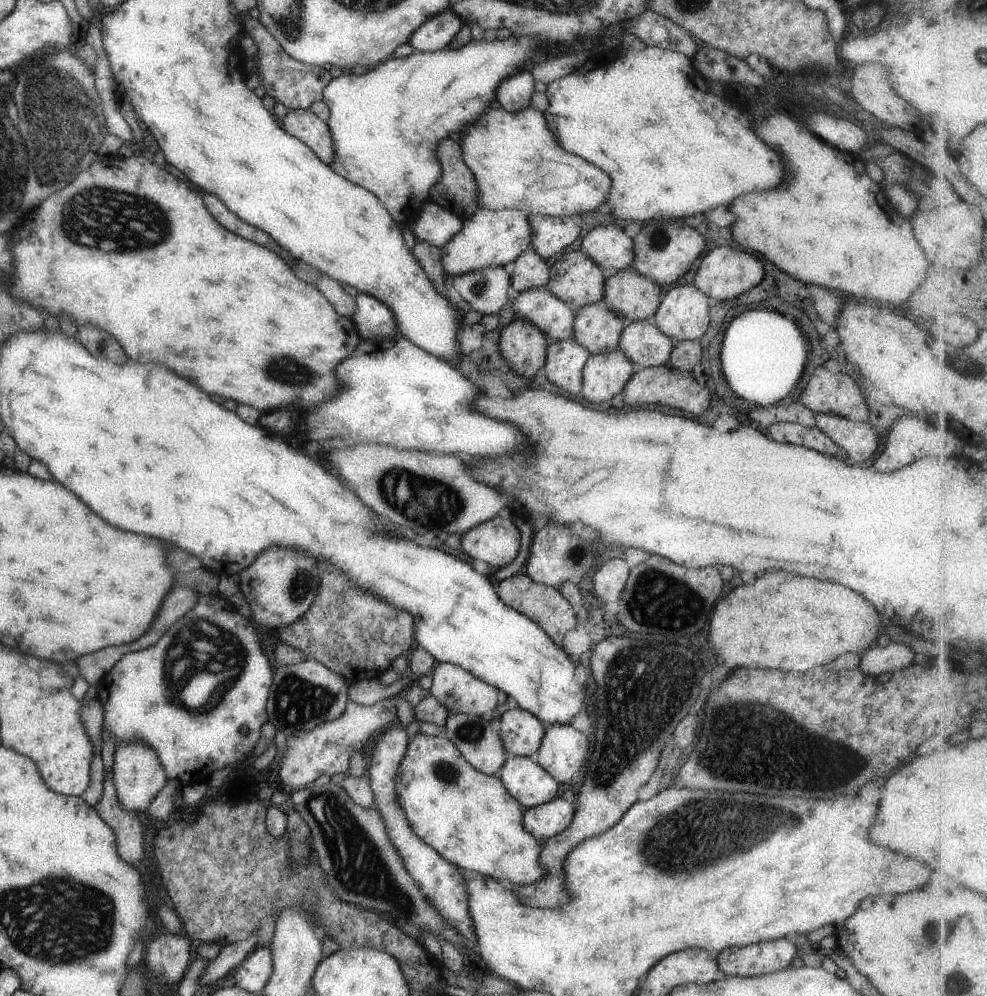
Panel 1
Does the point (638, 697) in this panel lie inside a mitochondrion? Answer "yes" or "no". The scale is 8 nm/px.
yes

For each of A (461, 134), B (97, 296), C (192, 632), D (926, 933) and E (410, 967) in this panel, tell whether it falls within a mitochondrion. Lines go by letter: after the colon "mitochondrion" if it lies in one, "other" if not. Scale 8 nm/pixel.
A: other
B: other
C: mitochondrion
D: mitochondrion
E: other

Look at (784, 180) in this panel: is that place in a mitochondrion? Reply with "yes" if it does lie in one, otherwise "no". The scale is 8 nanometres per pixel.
no

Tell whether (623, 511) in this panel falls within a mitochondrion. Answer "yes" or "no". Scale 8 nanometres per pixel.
no

